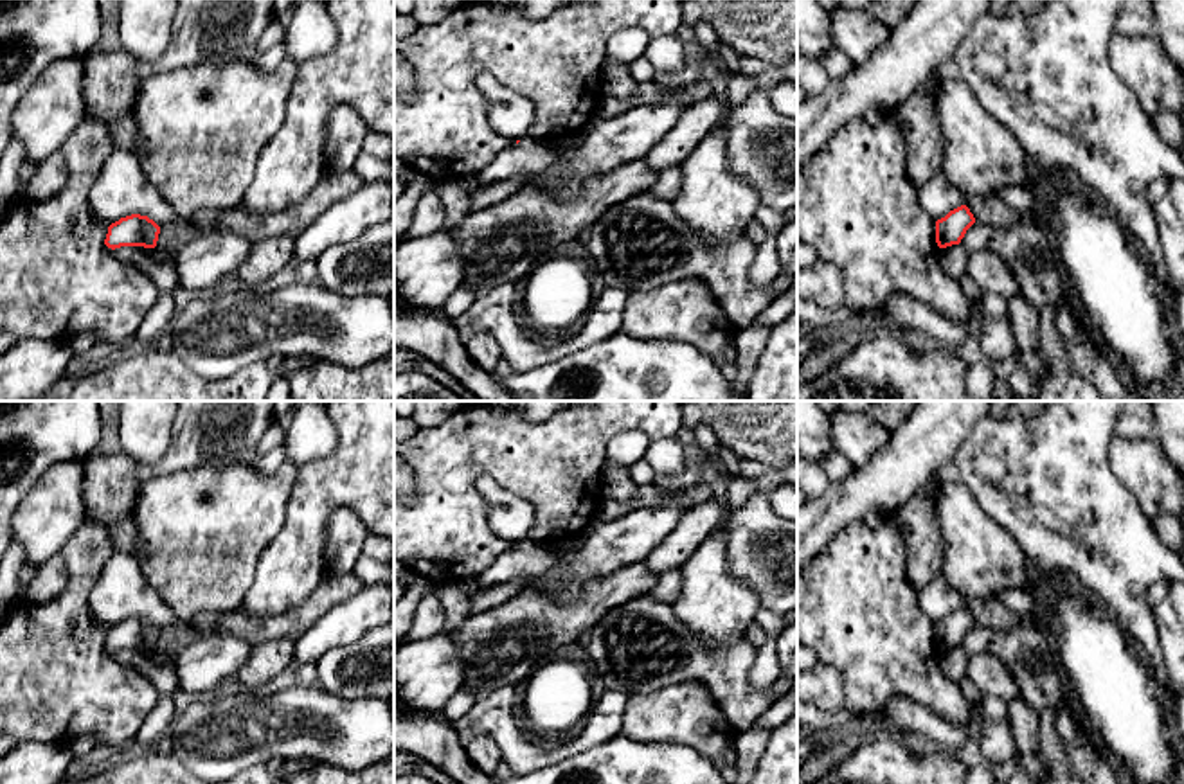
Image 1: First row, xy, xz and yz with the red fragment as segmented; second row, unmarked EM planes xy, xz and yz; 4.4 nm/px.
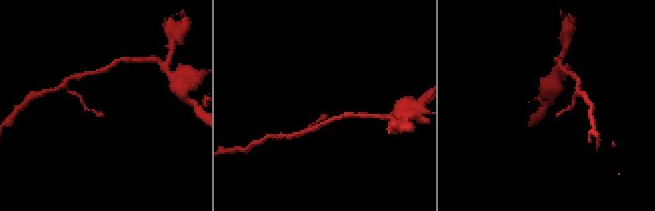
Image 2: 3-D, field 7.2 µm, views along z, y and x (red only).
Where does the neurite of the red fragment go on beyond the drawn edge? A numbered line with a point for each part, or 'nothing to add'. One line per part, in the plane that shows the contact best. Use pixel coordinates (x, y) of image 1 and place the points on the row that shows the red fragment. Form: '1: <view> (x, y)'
nothing to add

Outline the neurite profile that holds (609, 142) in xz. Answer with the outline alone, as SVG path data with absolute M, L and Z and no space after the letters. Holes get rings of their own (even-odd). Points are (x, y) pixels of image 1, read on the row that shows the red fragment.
M666 88L666 92L668 97L657 104L641 104L614 119L594 117L561 182L542 183L536 189L565 201L578 194L588 176L642 160L687 108L680 101L682 88Z

